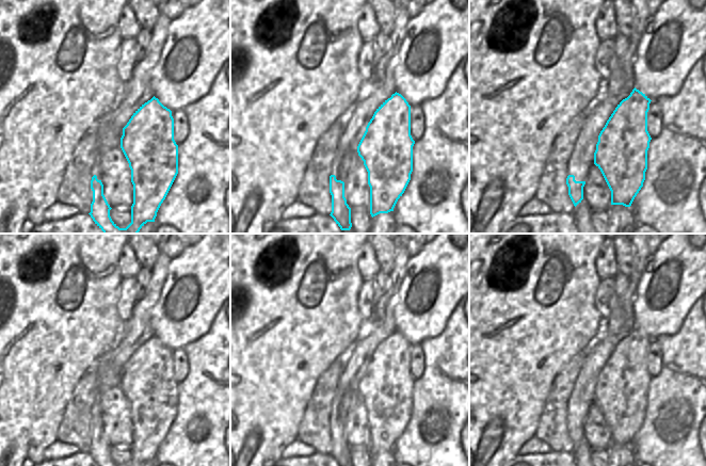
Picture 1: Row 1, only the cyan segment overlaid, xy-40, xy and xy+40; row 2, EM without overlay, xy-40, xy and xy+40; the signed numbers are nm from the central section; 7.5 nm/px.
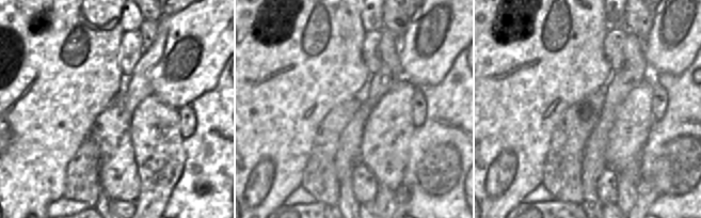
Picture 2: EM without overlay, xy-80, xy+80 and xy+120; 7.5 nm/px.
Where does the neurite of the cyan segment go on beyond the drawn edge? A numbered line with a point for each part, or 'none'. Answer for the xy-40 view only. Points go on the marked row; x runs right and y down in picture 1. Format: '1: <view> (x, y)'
1: xy-40 (138, 91)

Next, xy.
1: xy (356, 121)

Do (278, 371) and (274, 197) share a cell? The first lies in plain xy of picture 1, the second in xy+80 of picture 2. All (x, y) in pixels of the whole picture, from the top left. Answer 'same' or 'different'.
same

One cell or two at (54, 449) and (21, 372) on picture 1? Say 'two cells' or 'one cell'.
two cells

